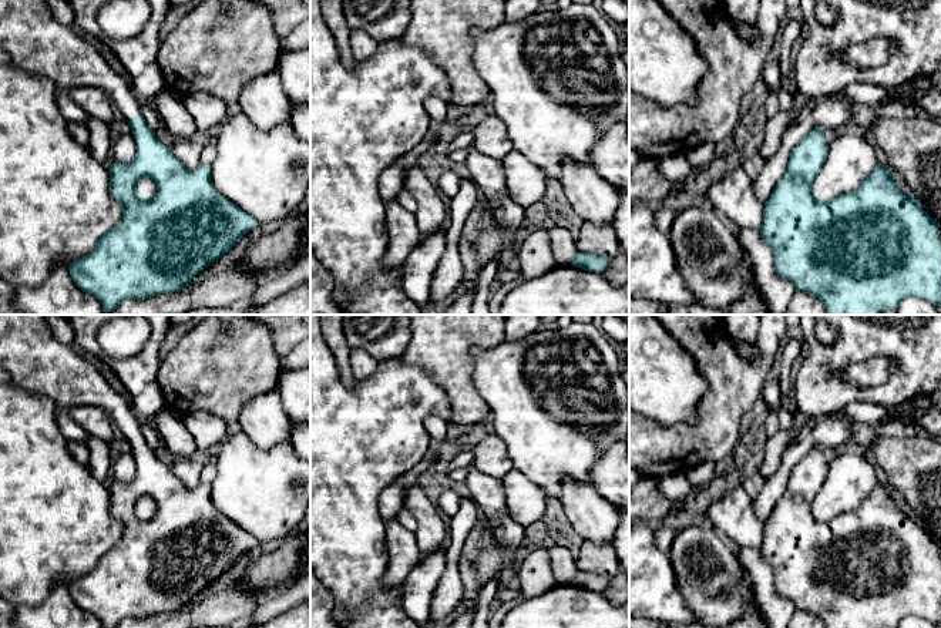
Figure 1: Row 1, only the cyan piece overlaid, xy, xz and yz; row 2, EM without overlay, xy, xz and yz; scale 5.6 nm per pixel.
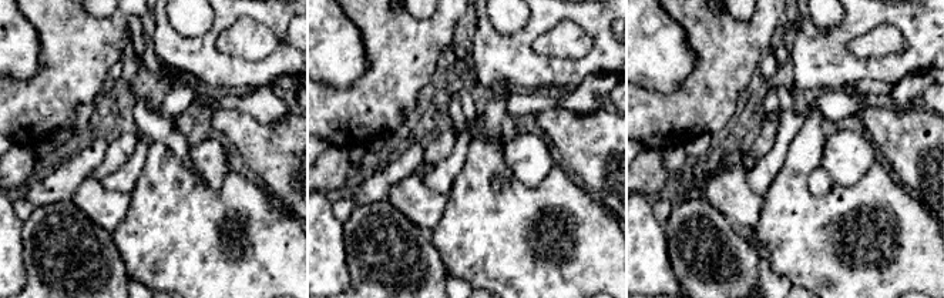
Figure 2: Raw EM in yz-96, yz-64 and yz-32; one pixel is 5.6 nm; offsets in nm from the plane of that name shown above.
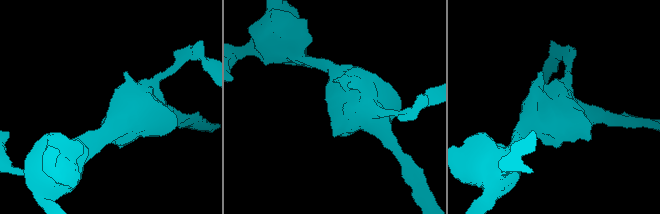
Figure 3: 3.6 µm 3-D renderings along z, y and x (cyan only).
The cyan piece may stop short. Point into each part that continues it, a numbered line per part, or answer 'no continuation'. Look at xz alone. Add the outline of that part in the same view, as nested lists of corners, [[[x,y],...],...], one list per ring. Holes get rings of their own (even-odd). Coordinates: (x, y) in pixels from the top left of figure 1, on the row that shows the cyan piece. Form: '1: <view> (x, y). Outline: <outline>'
no continuation

